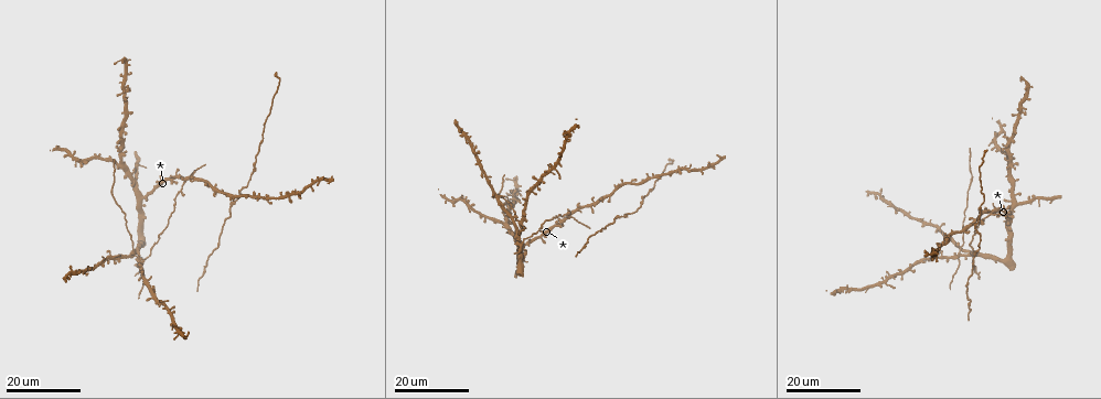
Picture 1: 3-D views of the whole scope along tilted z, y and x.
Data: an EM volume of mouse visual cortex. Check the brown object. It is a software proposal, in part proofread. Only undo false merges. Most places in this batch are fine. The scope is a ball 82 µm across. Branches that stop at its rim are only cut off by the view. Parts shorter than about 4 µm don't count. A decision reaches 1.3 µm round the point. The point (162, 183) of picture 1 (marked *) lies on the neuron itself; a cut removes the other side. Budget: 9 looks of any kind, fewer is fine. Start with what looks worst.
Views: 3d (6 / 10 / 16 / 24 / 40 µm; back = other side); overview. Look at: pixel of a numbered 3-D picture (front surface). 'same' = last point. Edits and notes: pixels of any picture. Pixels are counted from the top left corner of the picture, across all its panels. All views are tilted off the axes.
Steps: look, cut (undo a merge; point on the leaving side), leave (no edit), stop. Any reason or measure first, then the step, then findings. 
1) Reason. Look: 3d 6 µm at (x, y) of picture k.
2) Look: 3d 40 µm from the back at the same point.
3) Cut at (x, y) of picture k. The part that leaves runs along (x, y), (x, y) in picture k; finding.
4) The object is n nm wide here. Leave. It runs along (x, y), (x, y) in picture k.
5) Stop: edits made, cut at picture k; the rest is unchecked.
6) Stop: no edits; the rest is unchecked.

Two arms in line, one across. Look: 3d 24 µm at (988, 215) of picture 1.

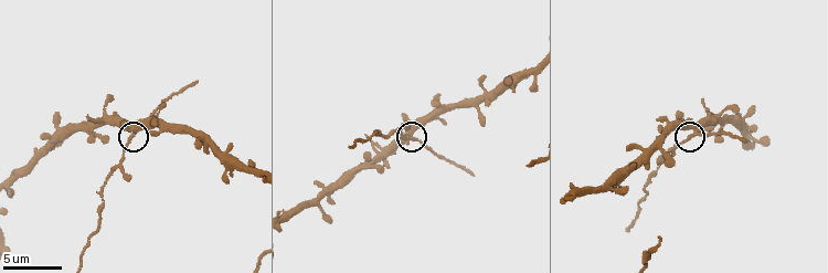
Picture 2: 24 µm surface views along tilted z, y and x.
Look: 3d 10 µm at (132, 136) of picture 2.

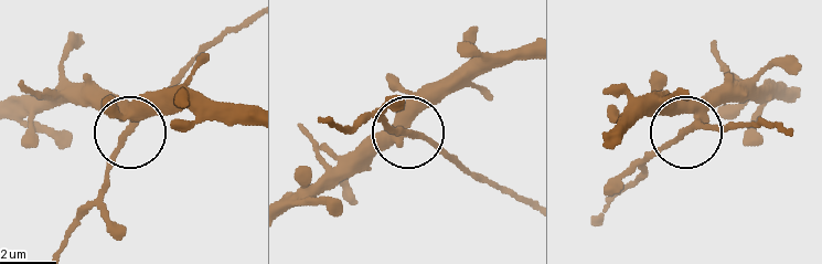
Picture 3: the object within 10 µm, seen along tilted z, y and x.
The side arm is 37 µm long; 3 arms meet here. Leave. Continuous, no second neuron.

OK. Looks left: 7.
Thin arm on a thick one. Look: 3d 24 µm at (137, 261) of picture 1.

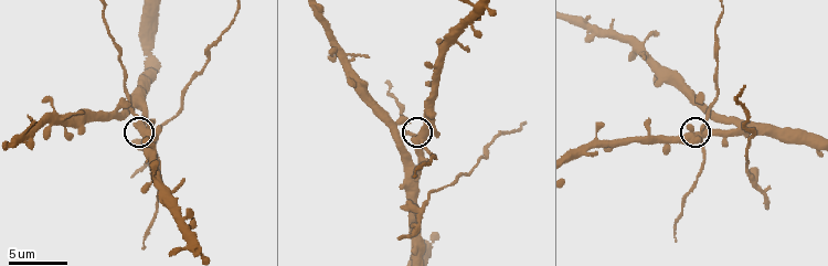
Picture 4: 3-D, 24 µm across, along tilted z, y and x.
Look: 3d 10 µm at (147, 129) of picture 4.

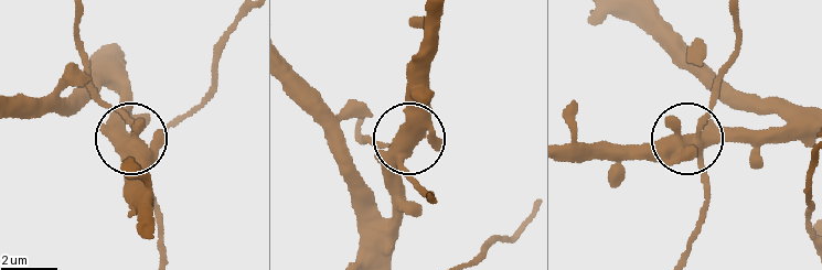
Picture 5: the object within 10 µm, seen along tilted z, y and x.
The object is 460 nm wide here. Cut at (415, 182) of picture 5. Two neurons meet here.

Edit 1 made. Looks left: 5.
Arms part here. Look: 3d 16 µm at (250, 168) of picture 2.

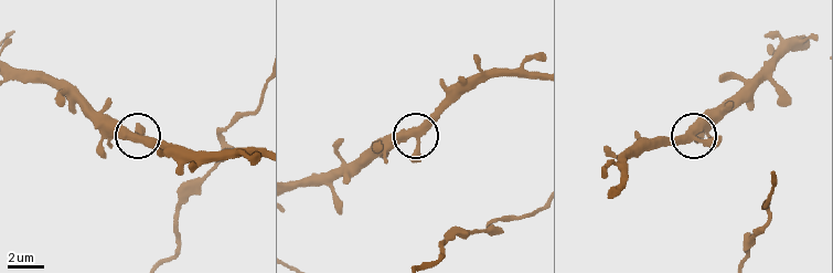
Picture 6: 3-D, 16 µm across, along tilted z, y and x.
Look: 3d 6 µm at (141, 138) of picture 6.

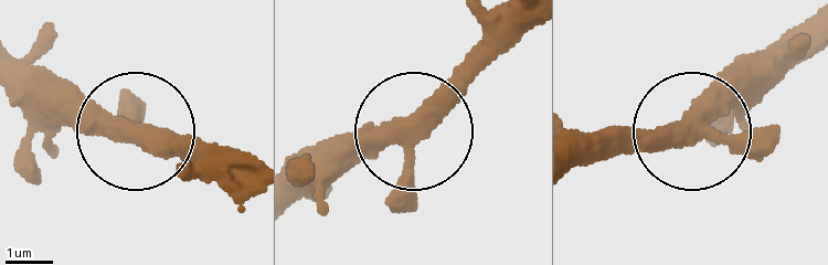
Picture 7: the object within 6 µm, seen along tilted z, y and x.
The object is 360 nm wide here. Leave. It runs along (298, 193), (414, 130), (494, 61) in picture 7; all the same neuron.

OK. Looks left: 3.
Stop: edits made, cut at picture 5; the rest is unchecked.

